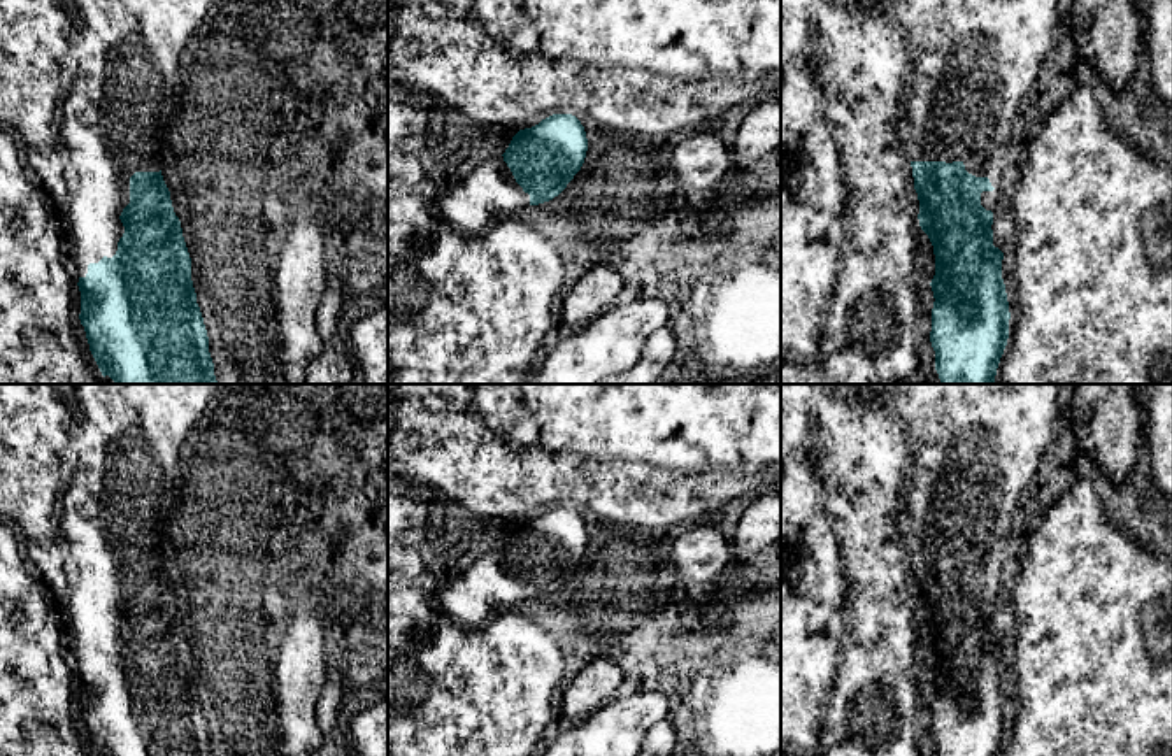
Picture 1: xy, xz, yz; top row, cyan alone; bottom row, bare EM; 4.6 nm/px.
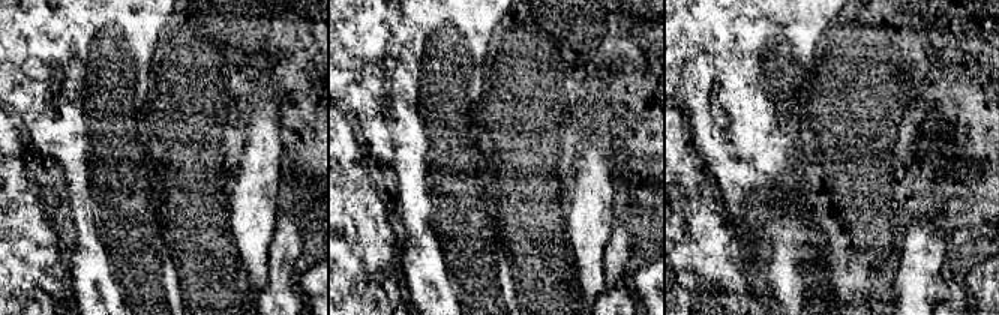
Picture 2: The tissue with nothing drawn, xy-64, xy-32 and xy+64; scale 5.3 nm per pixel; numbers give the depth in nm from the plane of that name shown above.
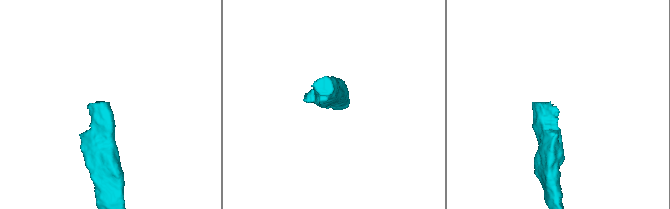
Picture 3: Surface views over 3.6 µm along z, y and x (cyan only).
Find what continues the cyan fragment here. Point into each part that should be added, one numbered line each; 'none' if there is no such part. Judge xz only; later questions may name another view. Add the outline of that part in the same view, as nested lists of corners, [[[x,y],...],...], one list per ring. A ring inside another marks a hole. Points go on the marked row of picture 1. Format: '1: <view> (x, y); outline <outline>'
1: xz (490, 193); outline [[[502,154],[484,160],[439,196],[440,214],[461,233],[482,233],[521,207],[530,207],[530,195],[516,182]]]

